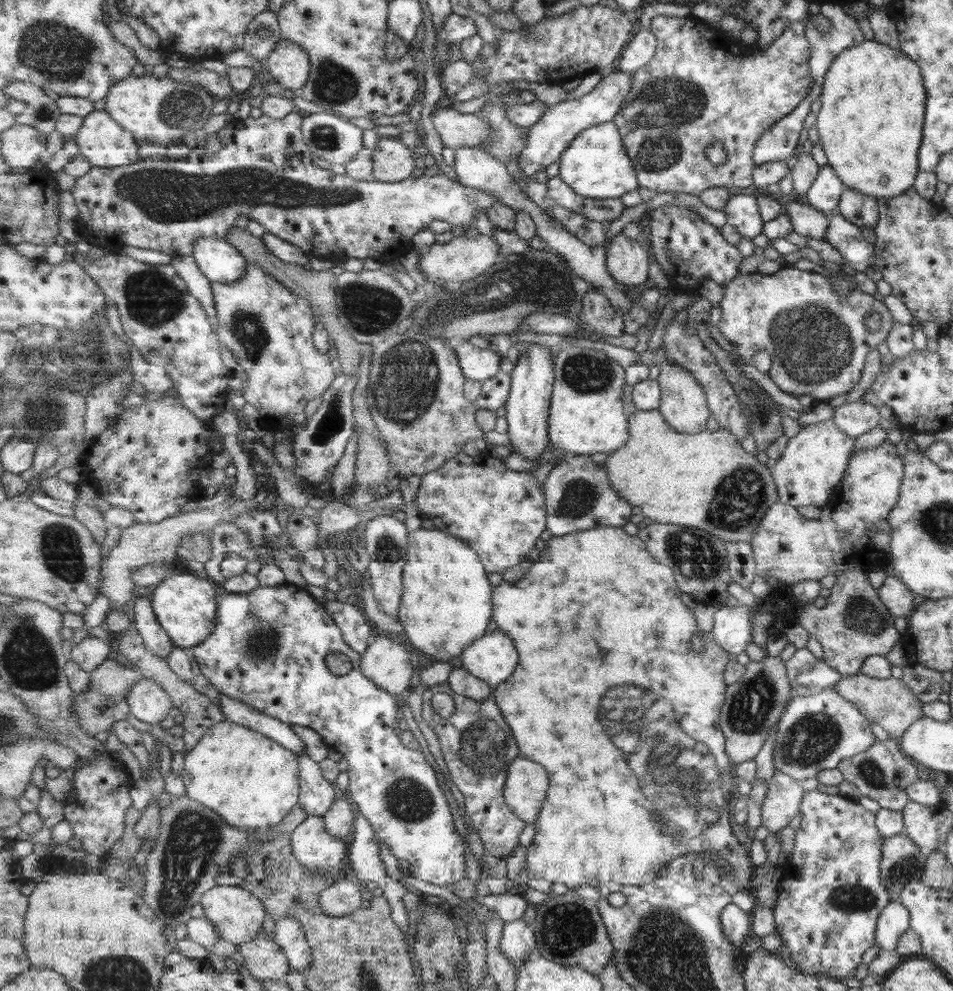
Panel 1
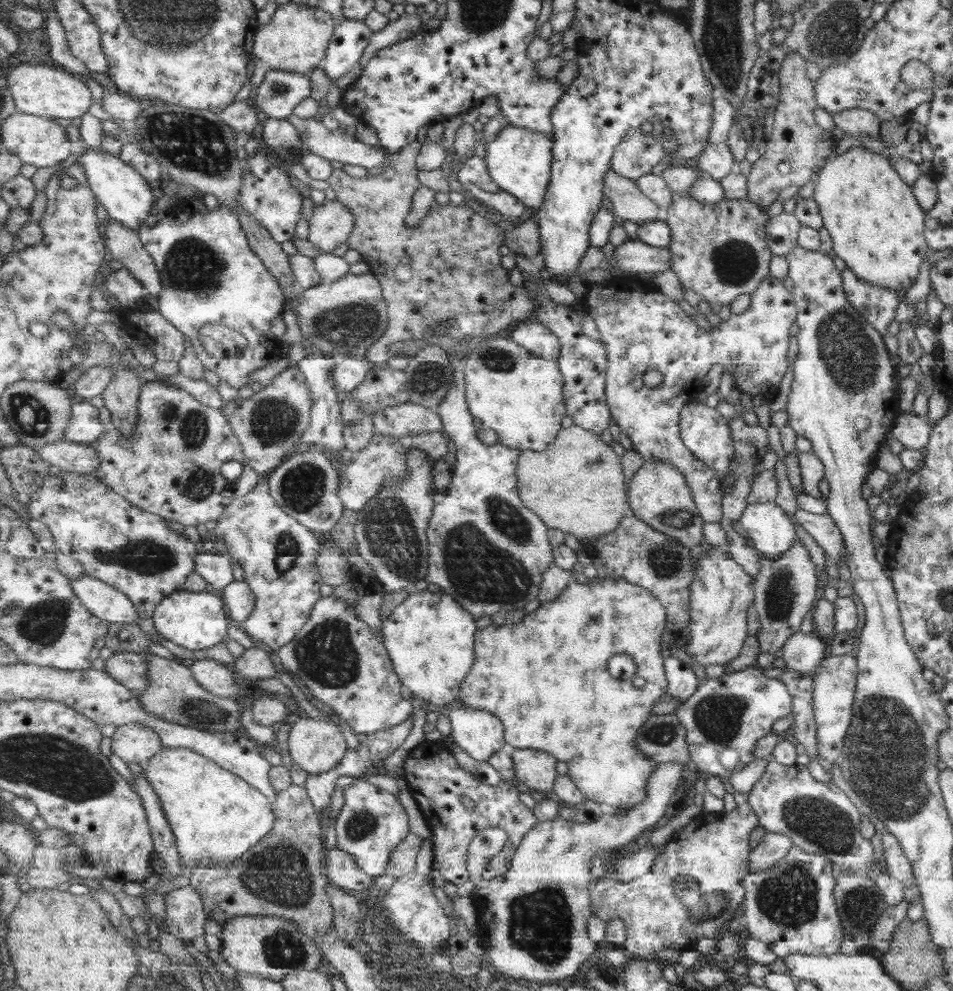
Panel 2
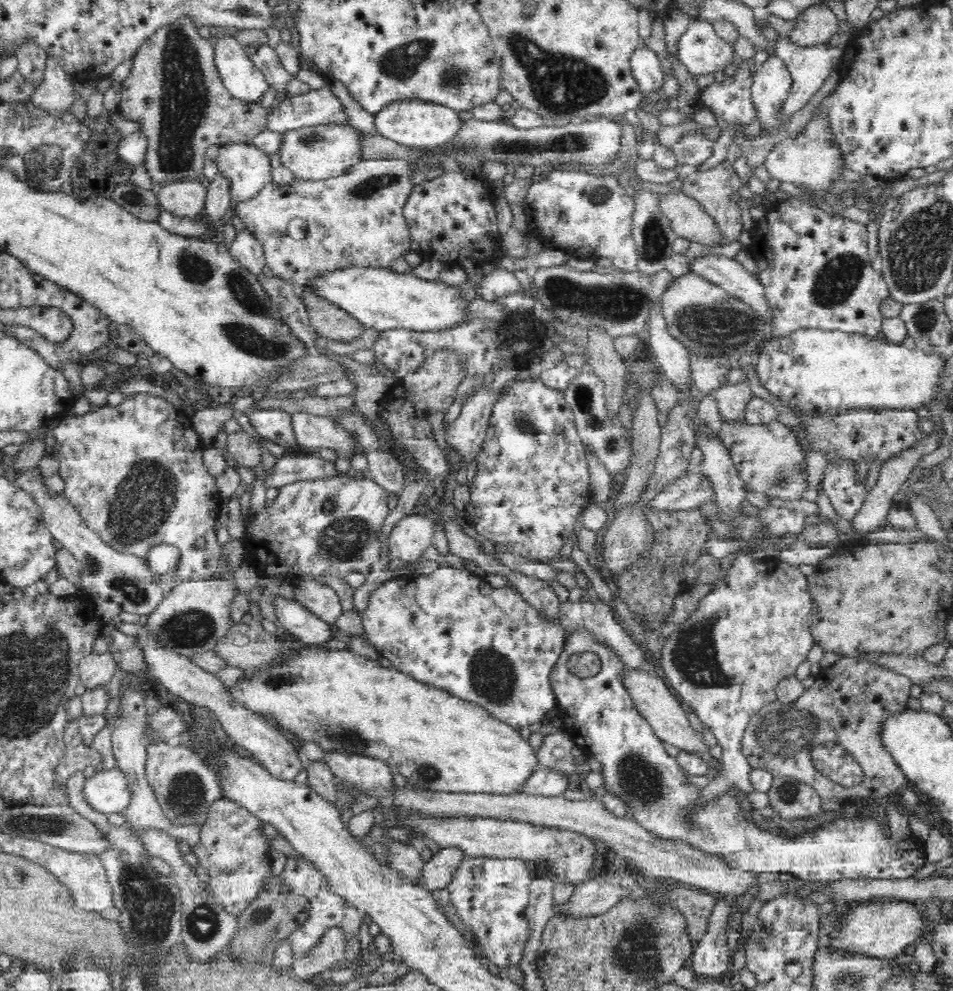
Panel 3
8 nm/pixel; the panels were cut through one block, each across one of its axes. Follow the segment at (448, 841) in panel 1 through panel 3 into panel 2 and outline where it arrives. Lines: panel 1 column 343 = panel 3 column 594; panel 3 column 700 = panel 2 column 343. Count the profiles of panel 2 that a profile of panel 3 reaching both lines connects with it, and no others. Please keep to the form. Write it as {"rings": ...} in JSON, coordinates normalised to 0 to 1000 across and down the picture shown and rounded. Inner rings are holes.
{"rings":[[[371,784],[371,790],[361,796],[363,810],[353,829],[355,856],[374,866],[375,873],[390,885],[405,882],[408,866],[429,844],[429,822],[417,801],[399,797],[385,788]]]}

